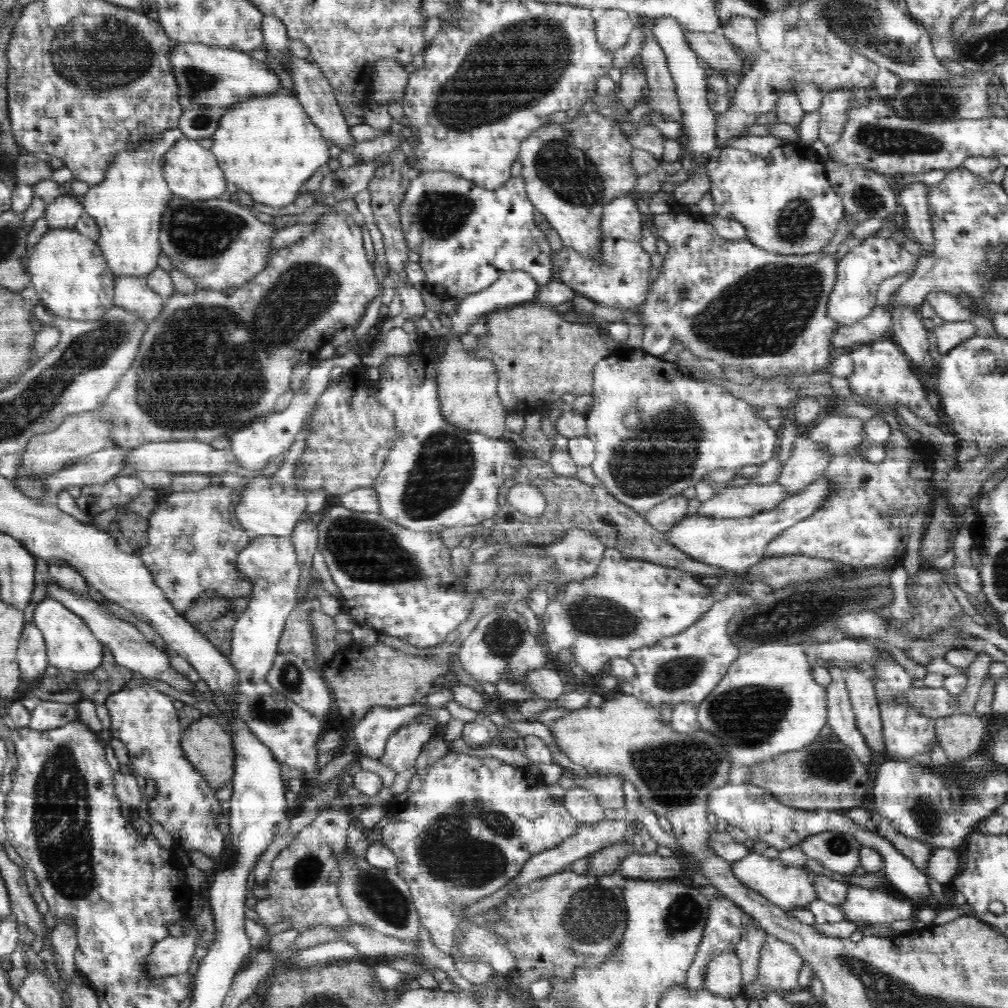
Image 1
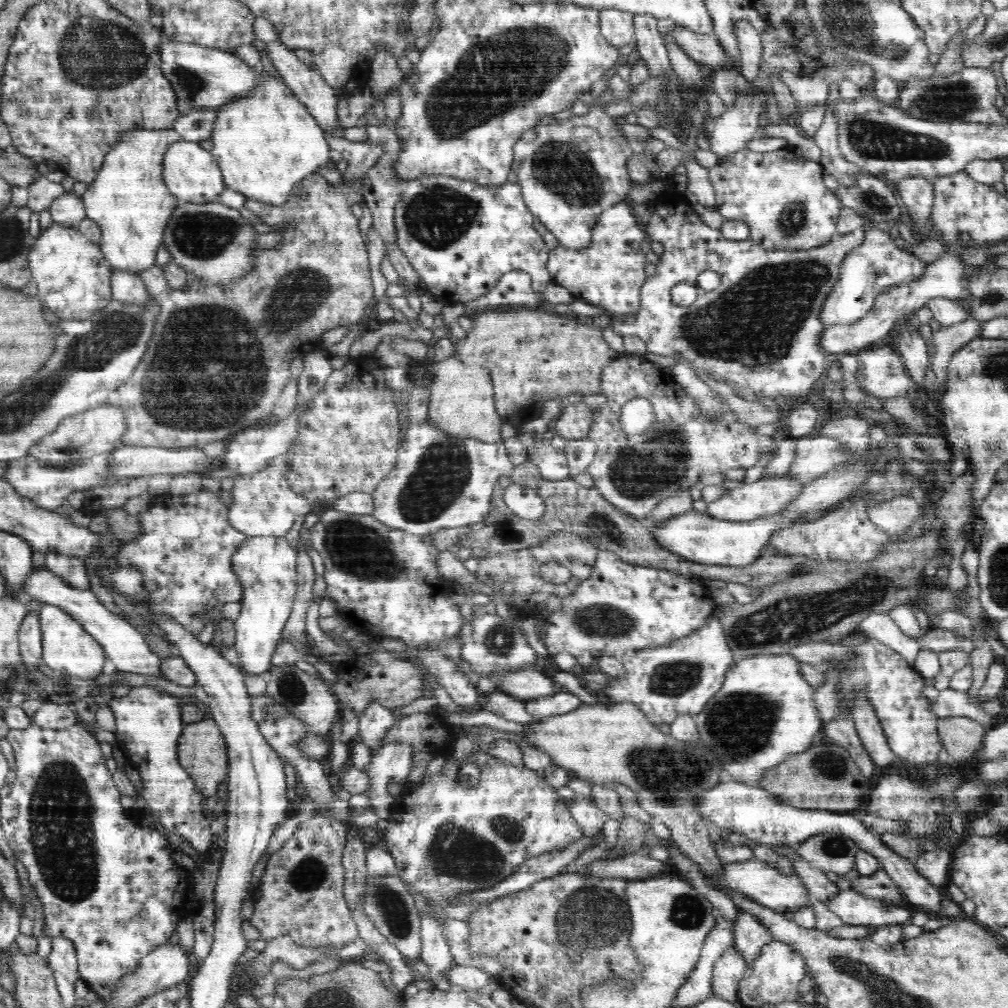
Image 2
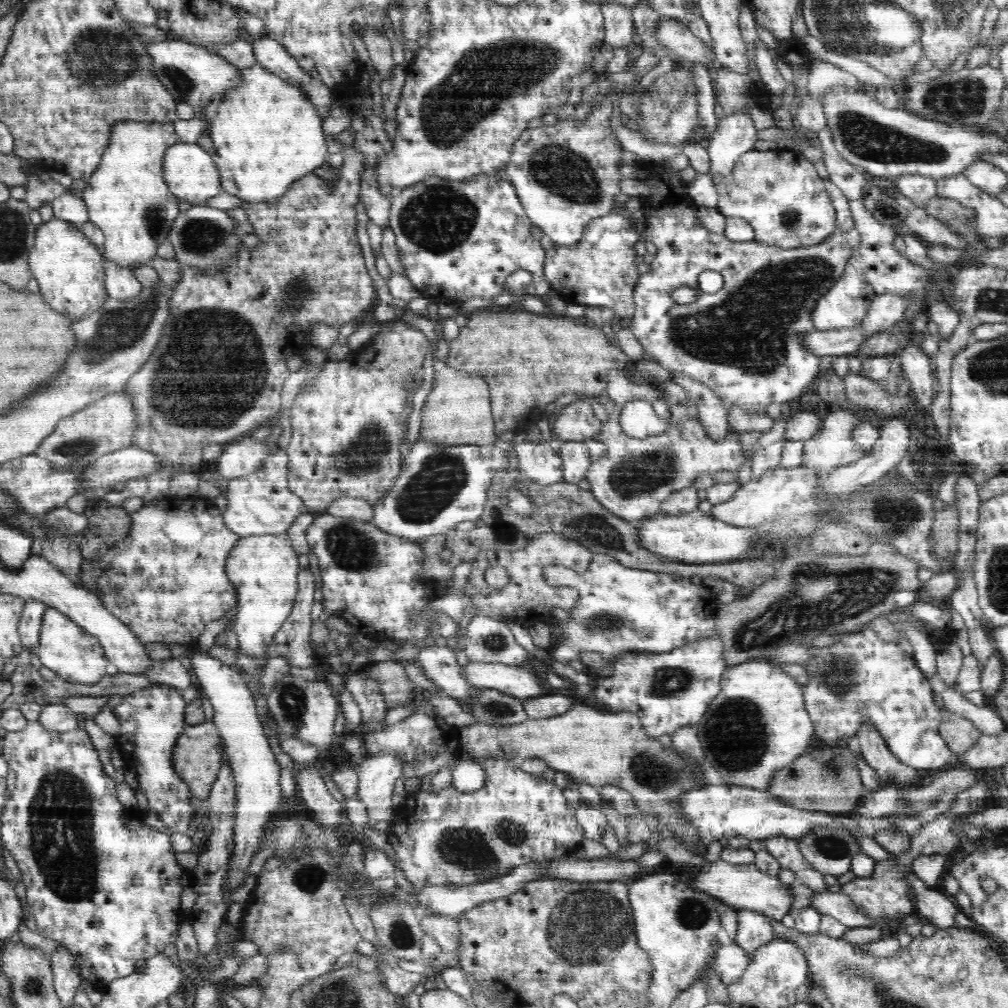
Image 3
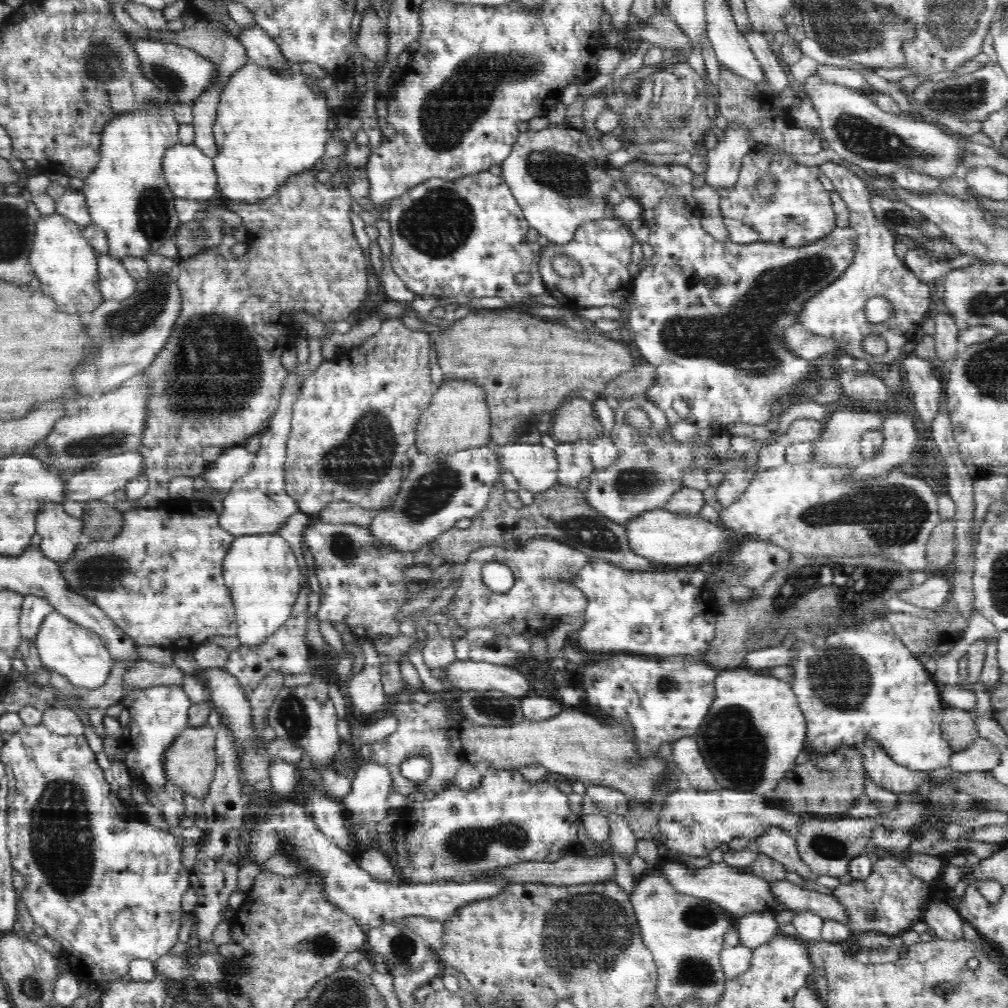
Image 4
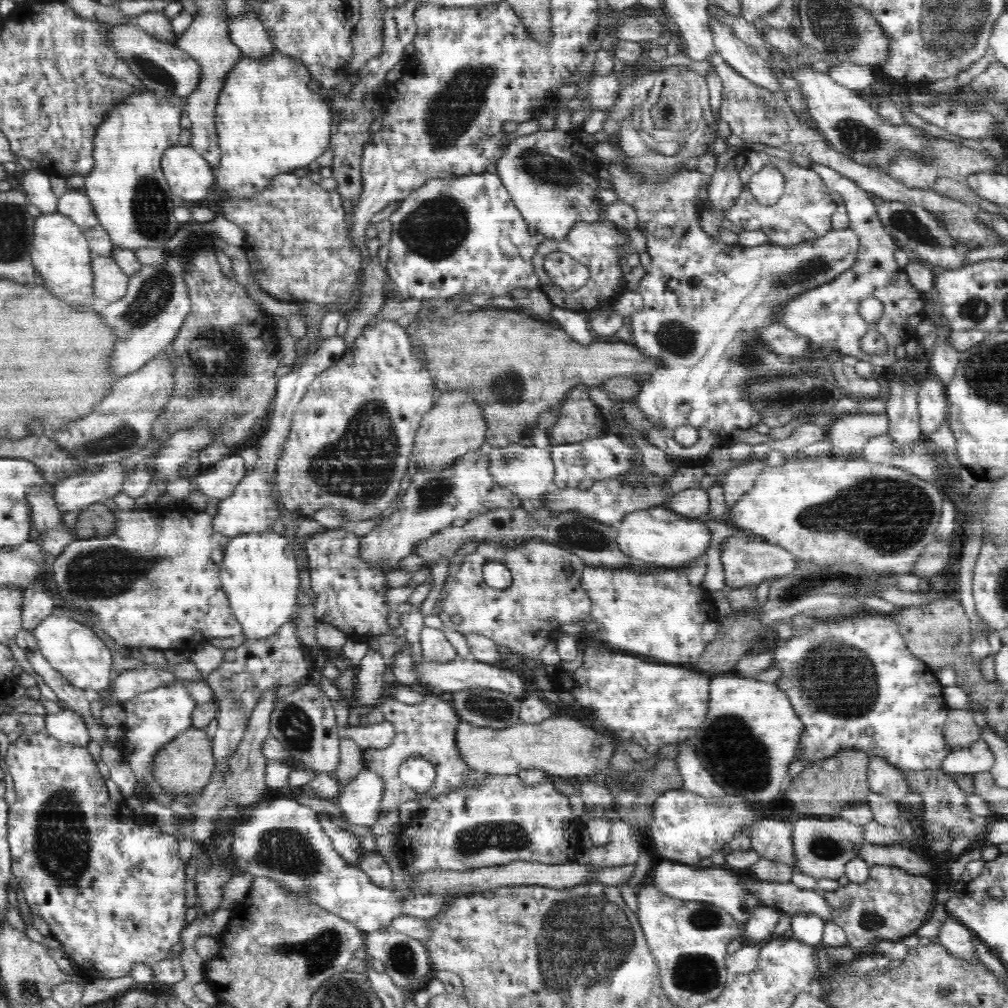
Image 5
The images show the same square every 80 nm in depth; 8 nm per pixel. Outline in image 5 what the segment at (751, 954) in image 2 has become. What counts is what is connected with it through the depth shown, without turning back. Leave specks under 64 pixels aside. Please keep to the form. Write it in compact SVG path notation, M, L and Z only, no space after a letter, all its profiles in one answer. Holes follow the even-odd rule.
M758 906L742 924L742 940L747 944L762 944L774 938L774 928L781 914L776 908Z

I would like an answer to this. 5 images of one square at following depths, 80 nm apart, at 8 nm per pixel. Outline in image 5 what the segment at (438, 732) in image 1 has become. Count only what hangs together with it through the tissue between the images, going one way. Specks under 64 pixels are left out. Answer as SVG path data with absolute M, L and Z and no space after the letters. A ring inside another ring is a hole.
M364 768L344 786L335 802L341 808L343 818L350 824L370 826L382 814L380 801L383 790L382 779L376 772Z

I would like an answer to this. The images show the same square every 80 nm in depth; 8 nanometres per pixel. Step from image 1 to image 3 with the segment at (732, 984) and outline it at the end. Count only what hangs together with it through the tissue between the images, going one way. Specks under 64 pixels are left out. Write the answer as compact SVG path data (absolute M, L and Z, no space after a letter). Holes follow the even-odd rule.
M735 942L722 945L715 954L713 972L724 985L732 986L744 974L750 961L748 953Z

